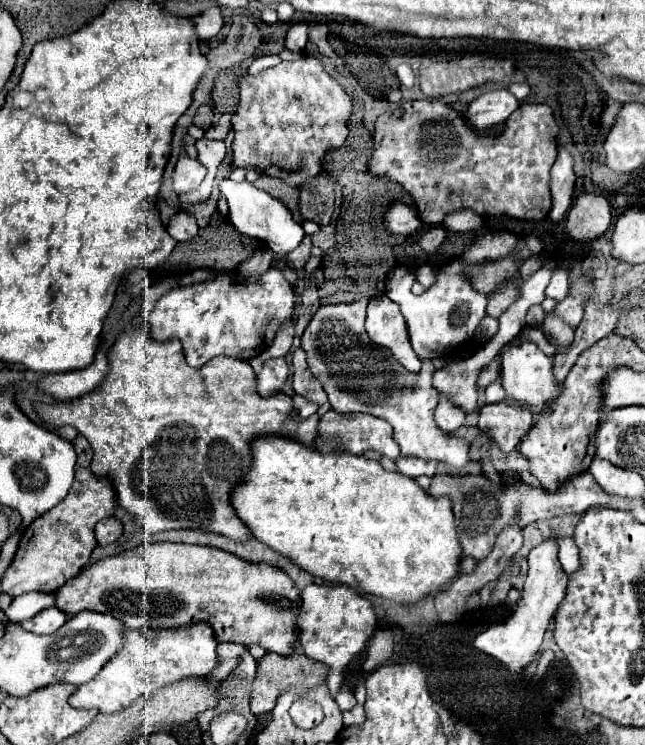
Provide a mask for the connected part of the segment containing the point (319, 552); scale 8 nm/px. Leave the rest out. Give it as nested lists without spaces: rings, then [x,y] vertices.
[[[260,435],[254,441],[252,473],[250,473],[250,477],[246,477],[244,485],[240,485],[238,489],[232,491],[232,503],[234,503],[234,509],[238,511],[238,517],[242,517],[242,521],[254,533],[254,539],[258,539],[258,541],[266,543],[270,549],[290,557],[296,565],[300,565],[310,575],[322,577],[322,579],[332,581],[332,583],[344,583],[348,587],[362,589],[364,593],[378,595],[378,597],[390,599],[390,601],[400,603],[400,605],[414,605],[414,603],[422,601],[424,597],[430,597],[434,591],[438,591],[438,587],[450,585],[460,573],[462,547],[458,545],[458,533],[454,529],[454,513],[452,513],[450,499],[448,497],[440,497],[440,499],[430,497],[414,479],[410,479],[406,475],[390,473],[390,471],[382,469],[382,465],[378,461],[370,461],[364,457],[348,455],[348,453],[342,453],[338,457],[336,455],[322,455],[320,451],[312,451],[310,447],[304,447],[302,443],[296,443],[296,441],[280,437],[280,435],[272,435],[272,437]]]

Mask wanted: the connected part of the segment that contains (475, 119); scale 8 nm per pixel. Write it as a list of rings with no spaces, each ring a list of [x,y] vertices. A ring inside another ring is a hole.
[[[496,89],[496,91],[482,93],[478,99],[474,99],[468,105],[464,117],[474,129],[486,131],[488,127],[504,123],[510,117],[510,113],[518,107],[520,101],[510,91]]]

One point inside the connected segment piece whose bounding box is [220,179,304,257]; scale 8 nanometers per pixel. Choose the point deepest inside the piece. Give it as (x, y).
(254, 212)

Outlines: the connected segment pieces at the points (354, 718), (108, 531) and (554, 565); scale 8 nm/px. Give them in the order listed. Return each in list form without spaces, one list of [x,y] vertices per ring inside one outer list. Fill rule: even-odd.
[[[356,705],[354,709],[350,709],[350,711],[346,711],[344,713],[344,727],[352,727],[352,725],[362,725],[362,721],[364,721],[364,707],[362,705]]]
[[[114,517],[102,519],[102,521],[98,521],[94,533],[96,533],[96,541],[100,545],[110,545],[122,535],[122,523],[118,519],[114,519]]]
[[[550,535],[544,539],[538,547],[534,547],[528,555],[528,577],[522,587],[522,599],[516,603],[516,611],[505,622],[490,626],[484,633],[480,633],[474,639],[474,647],[496,657],[510,673],[524,671],[532,659],[538,655],[538,647],[542,643],[542,637],[562,603],[562,597],[566,595],[568,575],[564,573],[560,561],[558,561],[558,543],[556,535]]]

